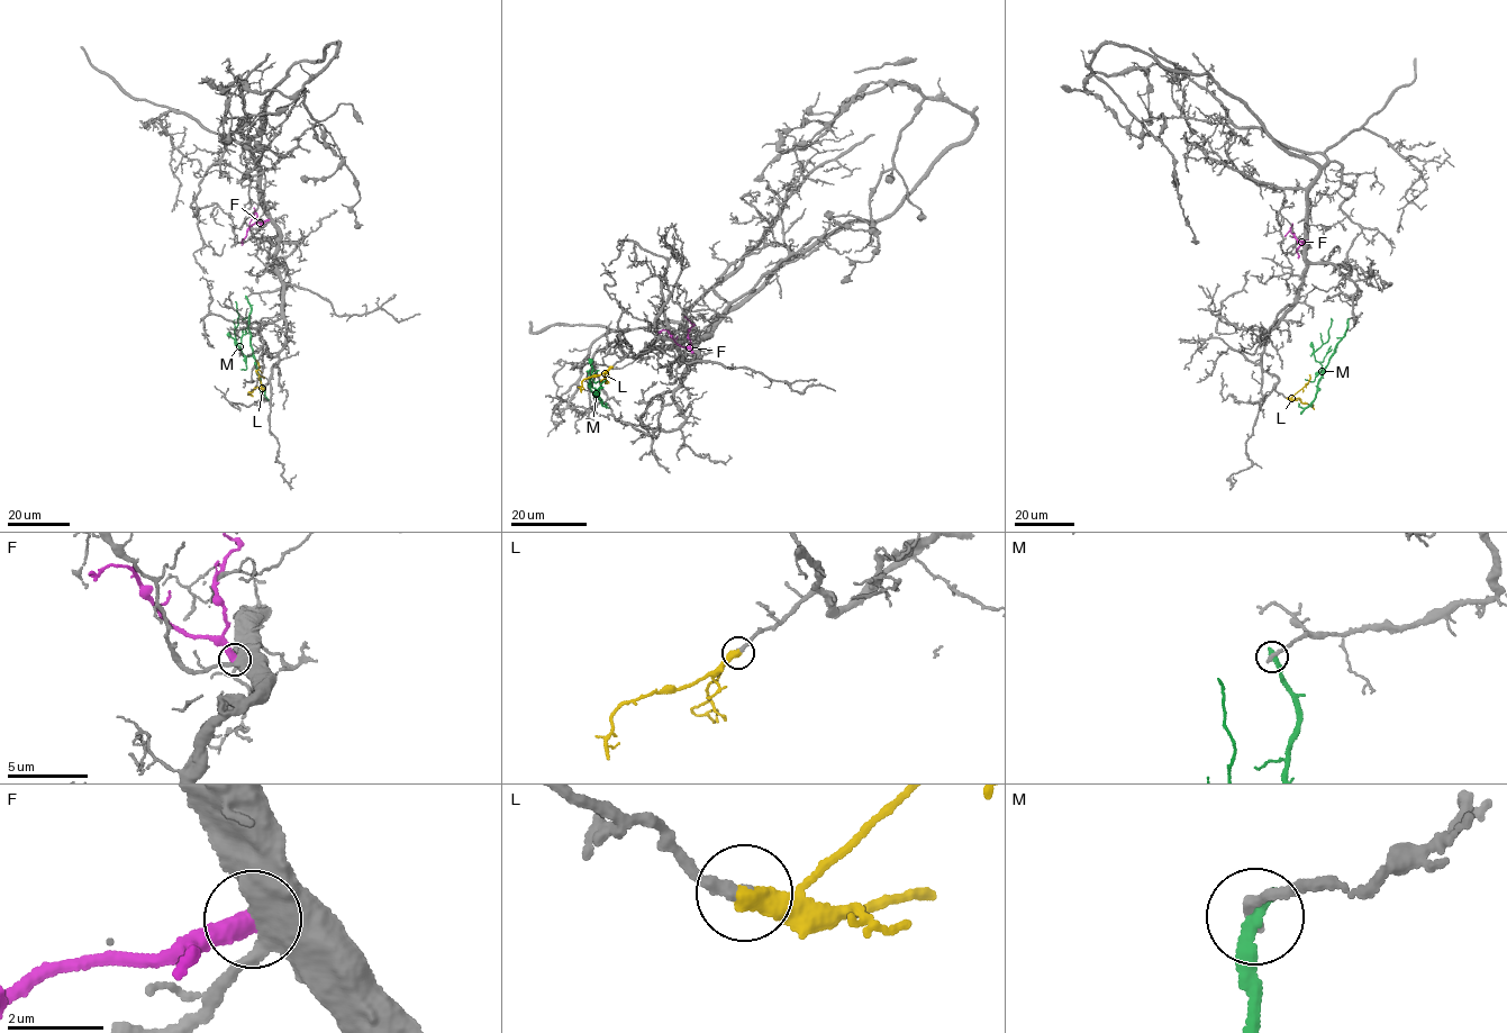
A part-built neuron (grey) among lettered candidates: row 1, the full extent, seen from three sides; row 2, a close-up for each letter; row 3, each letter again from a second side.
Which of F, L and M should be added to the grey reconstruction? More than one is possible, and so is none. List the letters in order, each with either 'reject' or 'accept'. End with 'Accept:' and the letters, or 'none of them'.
F: reject
L: accept
M: reject
Accept: L

